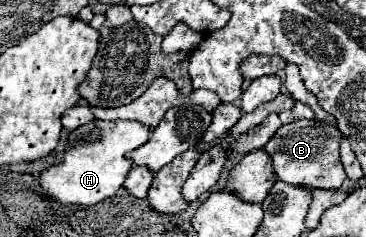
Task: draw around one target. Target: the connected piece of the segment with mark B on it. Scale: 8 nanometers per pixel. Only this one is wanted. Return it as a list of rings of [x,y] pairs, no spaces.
[[[298,119],[294,123],[282,125],[276,135],[268,141],[266,151],[272,157],[272,165],[280,181],[290,185],[306,185],[310,189],[340,189],[346,179],[338,155],[340,137],[342,133],[334,125],[322,123],[318,119]]]

